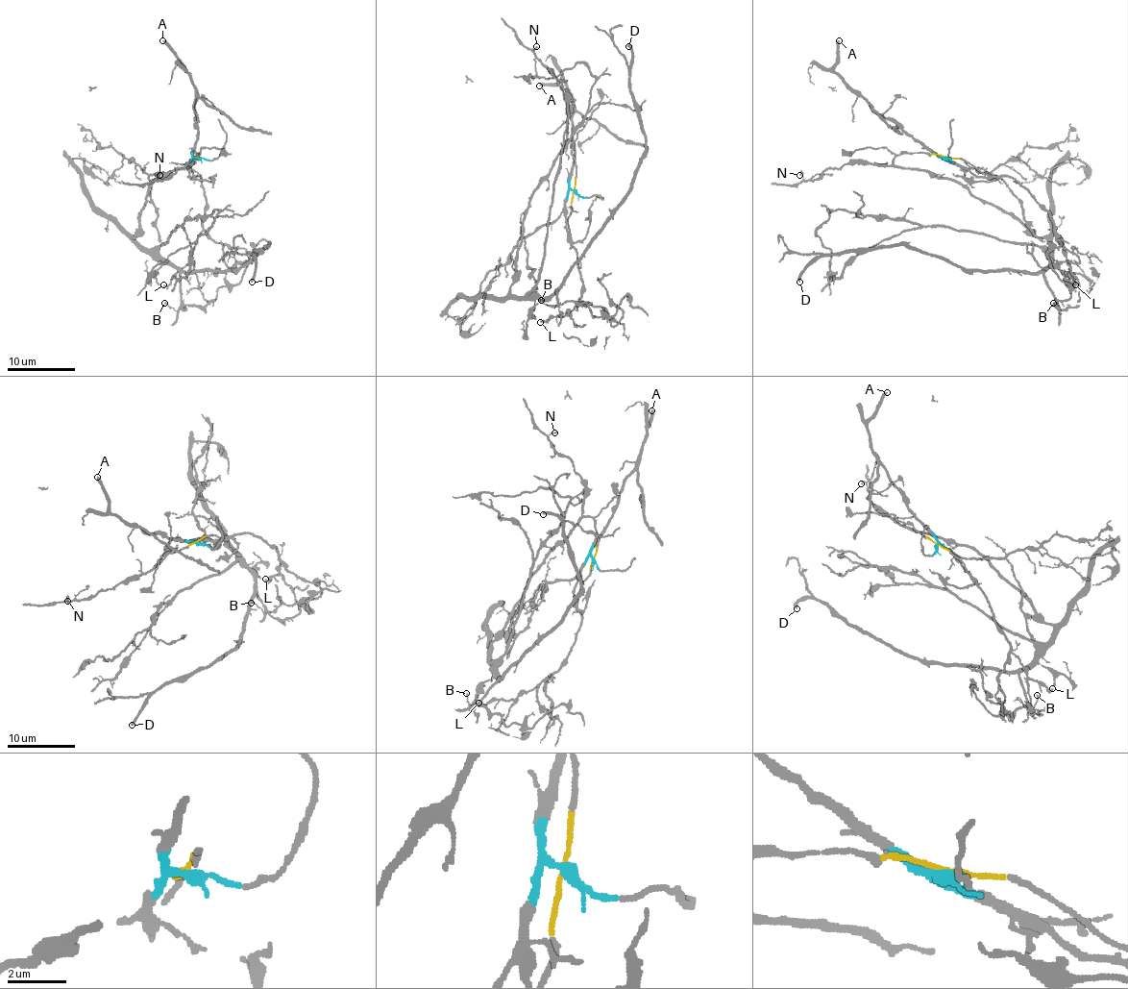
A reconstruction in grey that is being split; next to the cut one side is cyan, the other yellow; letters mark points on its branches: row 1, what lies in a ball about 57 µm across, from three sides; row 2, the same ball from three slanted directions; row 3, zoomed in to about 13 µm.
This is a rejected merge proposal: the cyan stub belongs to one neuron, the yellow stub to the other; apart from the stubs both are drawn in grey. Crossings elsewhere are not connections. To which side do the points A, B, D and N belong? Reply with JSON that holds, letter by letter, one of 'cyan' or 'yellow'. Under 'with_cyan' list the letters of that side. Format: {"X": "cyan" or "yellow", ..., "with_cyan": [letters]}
{"A": "cyan", "B": "yellow", "D": "yellow", "N": "yellow", "with_cyan": ["A"]}

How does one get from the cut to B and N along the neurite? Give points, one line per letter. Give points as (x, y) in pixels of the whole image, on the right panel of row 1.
B: (944, 158), (913, 152), (897, 156), (894, 164), (964, 185), (1044, 236), (1044, 283), (1058, 309), (1053, 303)
N: (944, 158), (913, 152), (897, 156), (889, 165), (853, 162), (826, 169), (816, 179), (799, 174)

